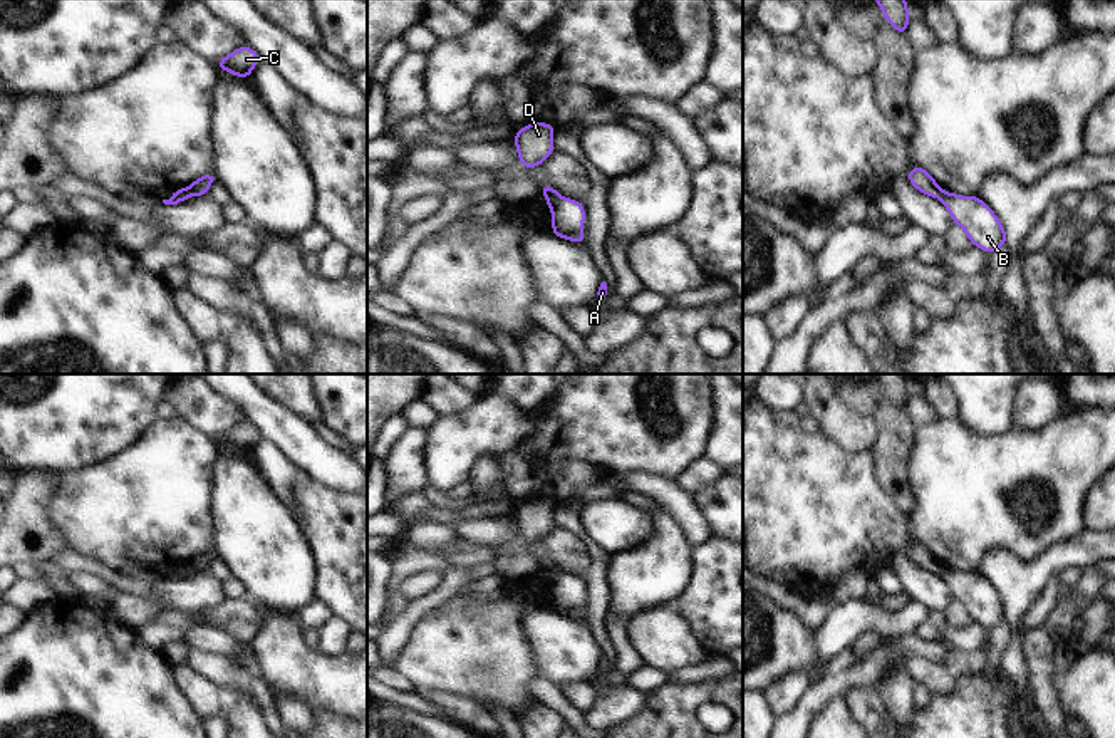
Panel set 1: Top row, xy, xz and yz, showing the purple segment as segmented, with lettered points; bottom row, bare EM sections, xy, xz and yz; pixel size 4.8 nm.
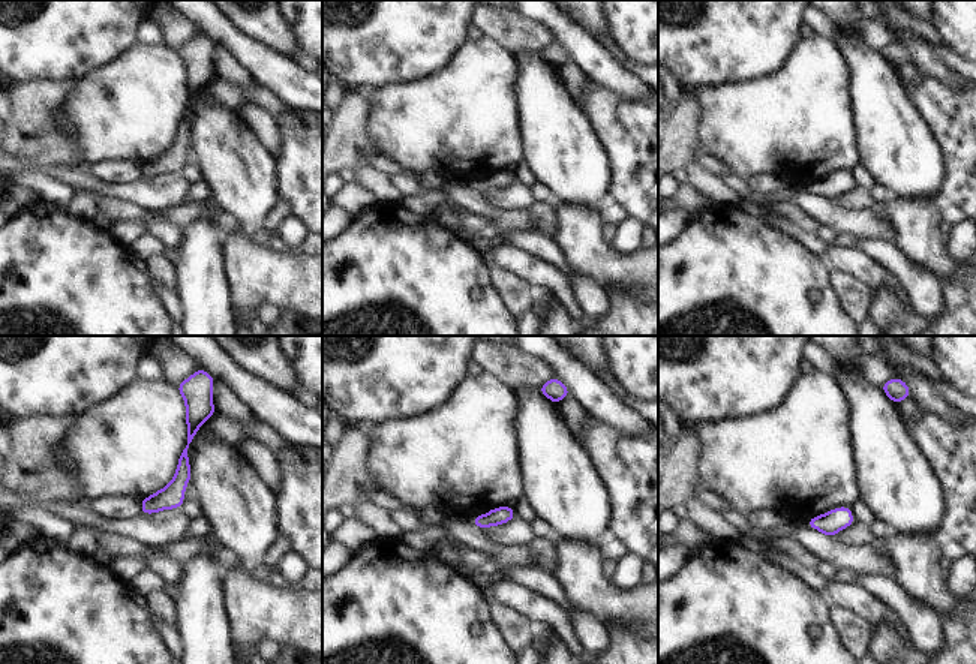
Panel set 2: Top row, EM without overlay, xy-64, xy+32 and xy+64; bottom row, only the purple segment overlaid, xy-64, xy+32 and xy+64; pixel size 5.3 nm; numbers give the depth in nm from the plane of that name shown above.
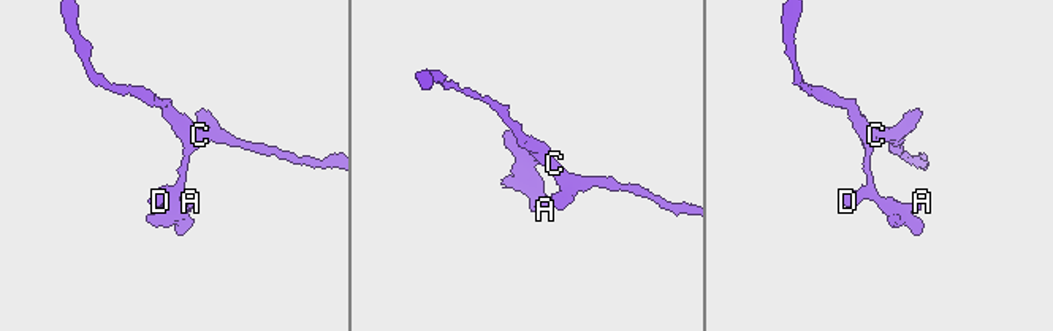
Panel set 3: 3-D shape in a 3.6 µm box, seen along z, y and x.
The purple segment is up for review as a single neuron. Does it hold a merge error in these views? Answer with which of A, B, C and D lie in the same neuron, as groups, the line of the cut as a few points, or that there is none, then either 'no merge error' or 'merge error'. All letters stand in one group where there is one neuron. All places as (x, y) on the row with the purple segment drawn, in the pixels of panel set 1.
groups A B / C D; cut xz (545, 195), (560, 197); merge error

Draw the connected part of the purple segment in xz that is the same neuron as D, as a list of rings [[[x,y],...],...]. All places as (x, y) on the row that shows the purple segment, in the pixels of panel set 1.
[[[540,121],[521,126],[513,138],[520,164],[532,169],[548,159],[555,153],[555,131],[555,126]]]

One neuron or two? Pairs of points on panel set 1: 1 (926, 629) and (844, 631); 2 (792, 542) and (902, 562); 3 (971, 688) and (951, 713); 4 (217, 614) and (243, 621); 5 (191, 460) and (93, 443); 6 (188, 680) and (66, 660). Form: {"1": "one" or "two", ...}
{"1": "two", "2": "two", "3": "one", "4": "one", "5": "two", "6": "two"}

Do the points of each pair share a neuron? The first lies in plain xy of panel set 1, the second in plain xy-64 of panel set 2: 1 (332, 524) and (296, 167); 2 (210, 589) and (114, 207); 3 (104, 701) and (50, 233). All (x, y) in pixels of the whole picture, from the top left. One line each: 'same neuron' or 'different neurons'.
1: same neuron
2: different neurons
3: same neuron

